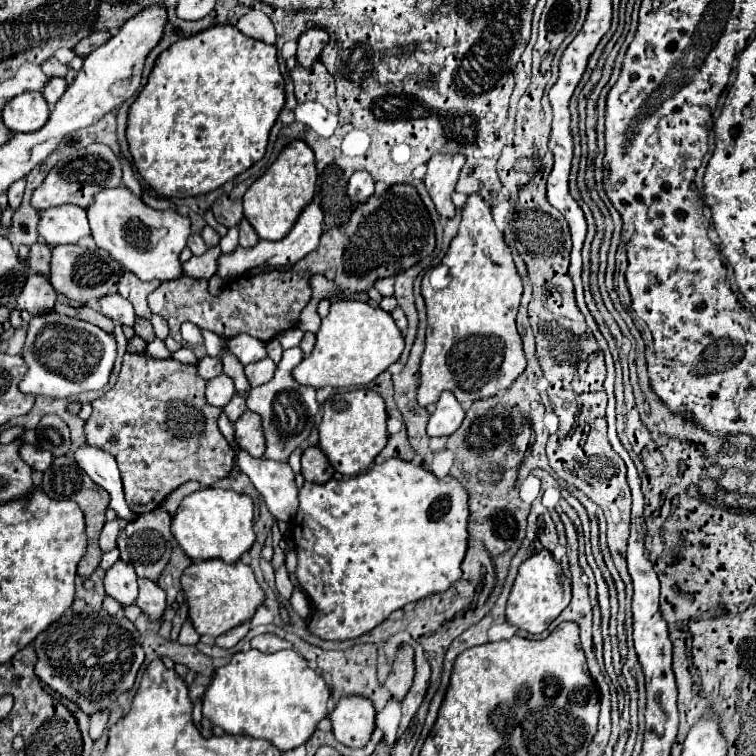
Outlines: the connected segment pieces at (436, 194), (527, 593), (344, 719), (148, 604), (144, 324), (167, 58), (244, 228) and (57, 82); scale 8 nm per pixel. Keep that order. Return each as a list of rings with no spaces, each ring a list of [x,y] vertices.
[[[437,153],[427,161],[427,175],[423,179],[439,215],[453,217],[455,205],[451,201],[451,195],[457,185],[457,177],[461,167],[465,165],[465,155],[449,155],[449,153]]]
[[[543,549],[531,555],[525,563],[521,563],[507,601],[507,621],[517,629],[523,629],[531,635],[539,635],[559,617],[559,613],[569,605],[569,599],[571,599],[569,579],[563,575],[561,565],[553,559],[553,555],[547,549]]]
[[[365,697],[341,699],[331,713],[333,735],[347,747],[365,747],[375,729],[375,709]]]
[[[139,579],[139,597],[137,597],[137,605],[149,615],[151,621],[159,621],[165,613],[165,591],[149,581],[149,579]]]
[[[137,317],[133,329],[135,329],[135,335],[139,335],[141,339],[145,339],[147,343],[151,343],[151,341],[155,339],[155,333],[153,333],[153,325],[151,325],[151,321],[145,321],[145,319],[139,319],[139,317]]]
[[[215,25],[173,43],[159,55],[145,89],[129,109],[127,141],[137,171],[163,197],[193,197],[219,189],[265,155],[269,131],[285,105],[283,89],[275,45],[245,37],[235,25]]]
[[[243,219],[239,223],[239,245],[241,247],[255,247],[259,243],[257,233],[253,231],[253,227],[247,223],[247,219]]]
[[[55,77],[55,79],[49,79],[49,83],[45,85],[43,97],[47,99],[47,103],[49,103],[51,109],[53,109],[53,105],[57,103],[57,99],[61,99],[65,87],[67,87],[67,81],[65,81],[65,79],[57,79],[57,77]]]

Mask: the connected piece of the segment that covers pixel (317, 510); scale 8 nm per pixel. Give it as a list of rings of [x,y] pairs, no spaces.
[[[399,457],[387,459],[381,465],[375,465],[373,469],[369,469],[363,475],[355,475],[349,479],[331,479],[323,485],[313,485],[313,483],[305,483],[299,489],[299,509],[297,515],[293,519],[293,541],[295,541],[295,551],[297,551],[297,581],[301,585],[301,589],[307,593],[307,597],[311,599],[313,611],[309,617],[309,631],[321,639],[327,641],[345,641],[345,639],[355,639],[367,631],[371,631],[373,627],[377,627],[381,621],[385,621],[393,611],[403,609],[409,603],[415,603],[419,599],[425,599],[433,593],[443,593],[447,591],[453,583],[457,583],[457,579],[461,579],[461,563],[467,555],[467,547],[469,547],[469,493],[465,491],[465,487],[461,485],[461,481],[457,481],[455,477],[447,475],[443,479],[437,479],[431,471],[427,471],[425,467],[413,465],[409,461],[403,461]]]

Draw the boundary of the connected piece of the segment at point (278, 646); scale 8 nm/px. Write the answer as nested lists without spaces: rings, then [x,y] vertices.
[[[259,635],[259,637],[253,637],[251,639],[251,647],[253,649],[259,649],[263,653],[275,653],[275,651],[281,651],[281,649],[291,649],[293,645],[277,635]]]

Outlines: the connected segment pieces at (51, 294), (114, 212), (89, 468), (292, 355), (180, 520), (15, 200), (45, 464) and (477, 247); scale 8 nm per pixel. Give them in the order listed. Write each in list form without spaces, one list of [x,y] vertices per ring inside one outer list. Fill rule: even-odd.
[[[33,271],[27,279],[25,291],[21,293],[19,299],[16,299],[16,306],[10,314],[9,321],[15,329],[18,329],[22,322],[21,311],[29,311],[33,317],[43,315],[53,311],[55,301],[57,301],[57,291],[49,283],[49,275],[41,275]]]
[[[117,187],[117,189],[107,189],[95,195],[93,205],[87,207],[89,215],[89,225],[93,231],[93,239],[97,247],[105,249],[111,253],[115,261],[119,261],[127,271],[135,273],[141,281],[173,281],[183,277],[183,267],[179,261],[179,251],[187,245],[187,239],[191,235],[191,219],[179,215],[175,209],[167,211],[157,211],[151,209],[141,201],[141,197],[133,195],[127,187]],[[131,223],[139,223],[141,229],[165,229],[165,235],[157,241],[157,245],[149,249],[139,249],[129,241],[129,231]]]
[[[81,445],[75,451],[75,461],[99,487],[109,491],[109,497],[111,497],[109,507],[115,509],[121,519],[135,517],[135,513],[125,503],[119,467],[117,467],[117,461],[113,459],[113,455],[101,451],[99,447],[93,447],[93,445]]]
[[[301,347],[285,349],[283,359],[277,365],[275,377],[257,389],[251,389],[251,393],[249,393],[247,407],[263,417],[263,431],[265,431],[265,439],[267,439],[265,459],[287,461],[289,455],[293,453],[293,449],[303,445],[303,441],[307,441],[307,437],[315,425],[315,415],[319,411],[319,403],[315,399],[315,389],[301,387],[293,379],[293,367],[297,367],[297,363],[301,363],[301,359],[303,359]]]
[[[219,487],[201,489],[181,501],[177,513],[173,515],[171,531],[175,541],[191,559],[207,561],[217,557],[225,563],[235,563],[255,543],[253,499],[249,495]]]
[[[19,179],[17,183],[13,183],[13,187],[9,187],[9,205],[13,209],[17,209],[21,205],[21,199],[23,199],[23,191],[25,191],[25,179]]]
[[[25,443],[21,447],[21,459],[35,471],[47,471],[51,467],[51,463],[53,463],[53,455],[49,455],[49,451],[37,449],[31,443]]]
[[[469,195],[459,233],[451,241],[443,263],[447,266],[441,263],[434,267],[421,284],[429,321],[417,393],[423,407],[437,403],[443,391],[453,391],[461,403],[493,397],[505,391],[527,365],[521,335],[515,327],[523,283],[511,259],[511,249],[493,221],[491,207],[481,195]]]

